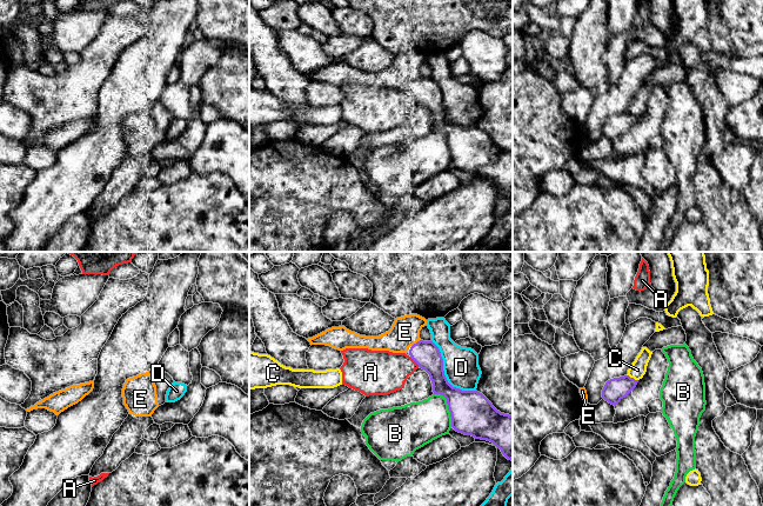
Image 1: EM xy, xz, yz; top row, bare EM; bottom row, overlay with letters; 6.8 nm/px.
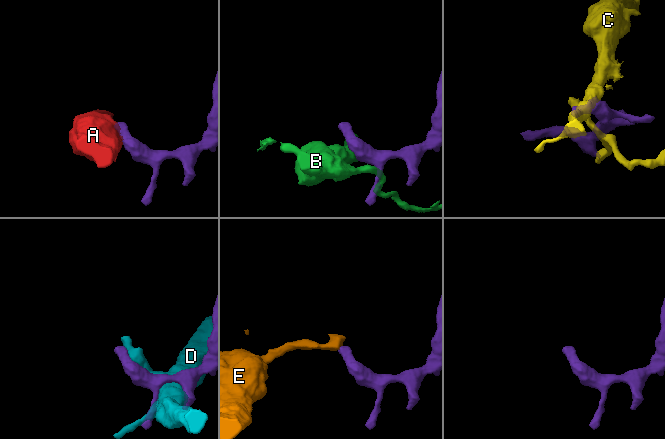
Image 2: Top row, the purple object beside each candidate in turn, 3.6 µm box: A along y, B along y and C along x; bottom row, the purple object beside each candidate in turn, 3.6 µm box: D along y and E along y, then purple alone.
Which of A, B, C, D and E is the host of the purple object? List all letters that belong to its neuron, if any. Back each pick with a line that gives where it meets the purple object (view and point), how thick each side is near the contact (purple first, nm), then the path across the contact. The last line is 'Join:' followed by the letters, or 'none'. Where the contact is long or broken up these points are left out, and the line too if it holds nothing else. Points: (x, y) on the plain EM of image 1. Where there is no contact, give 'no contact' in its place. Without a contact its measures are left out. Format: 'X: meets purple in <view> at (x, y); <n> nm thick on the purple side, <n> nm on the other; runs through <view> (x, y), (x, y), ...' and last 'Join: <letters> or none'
E: meets purple in xz at (416, 79); 180 nm thick on the purple side, 200 nm on the other
Join: E

